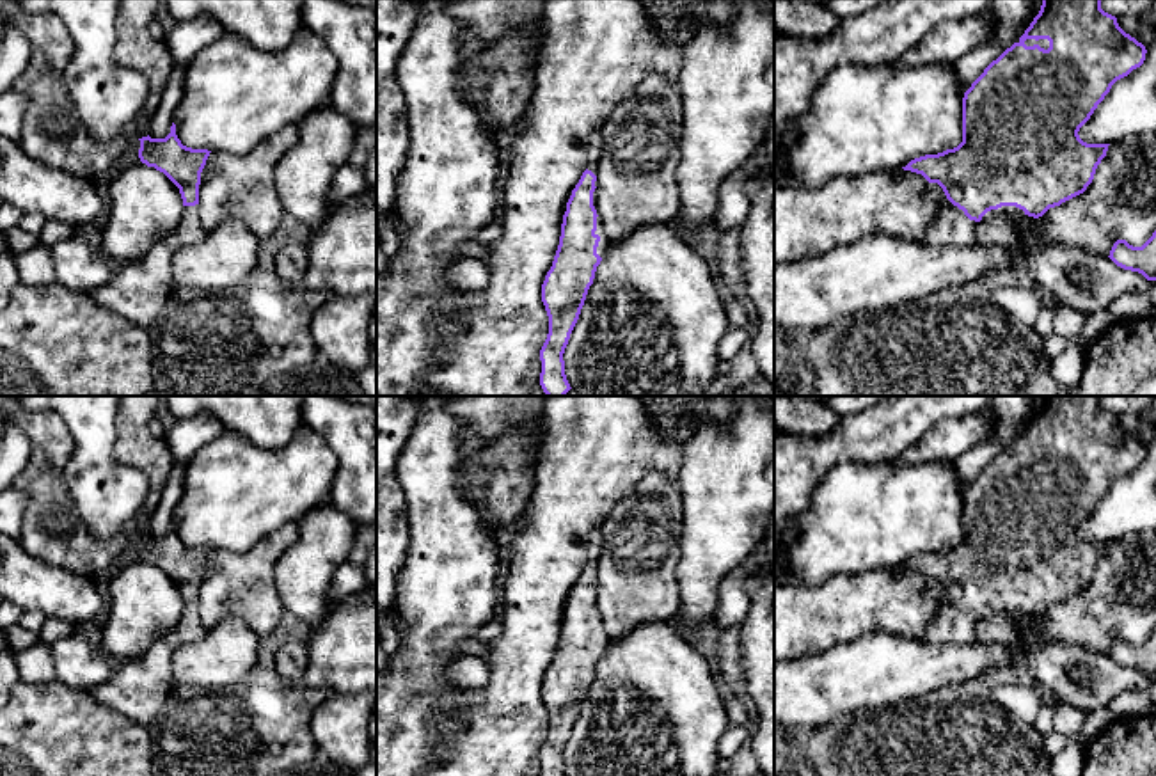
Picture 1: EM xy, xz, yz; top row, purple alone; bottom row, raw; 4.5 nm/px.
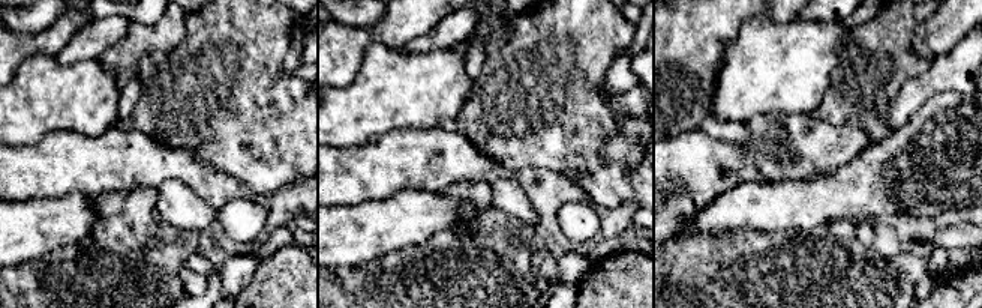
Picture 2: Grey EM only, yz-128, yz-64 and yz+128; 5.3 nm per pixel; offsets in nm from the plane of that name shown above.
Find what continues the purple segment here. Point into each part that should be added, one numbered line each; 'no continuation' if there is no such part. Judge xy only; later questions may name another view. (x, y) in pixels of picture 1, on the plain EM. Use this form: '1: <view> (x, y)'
1: xy (139, 688)

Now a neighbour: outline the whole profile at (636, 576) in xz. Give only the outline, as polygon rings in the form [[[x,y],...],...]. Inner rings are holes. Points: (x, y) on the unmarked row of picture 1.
[[[659,467],[648,471],[602,522],[595,607],[609,639],[645,623],[675,620],[682,529],[678,485]]]

